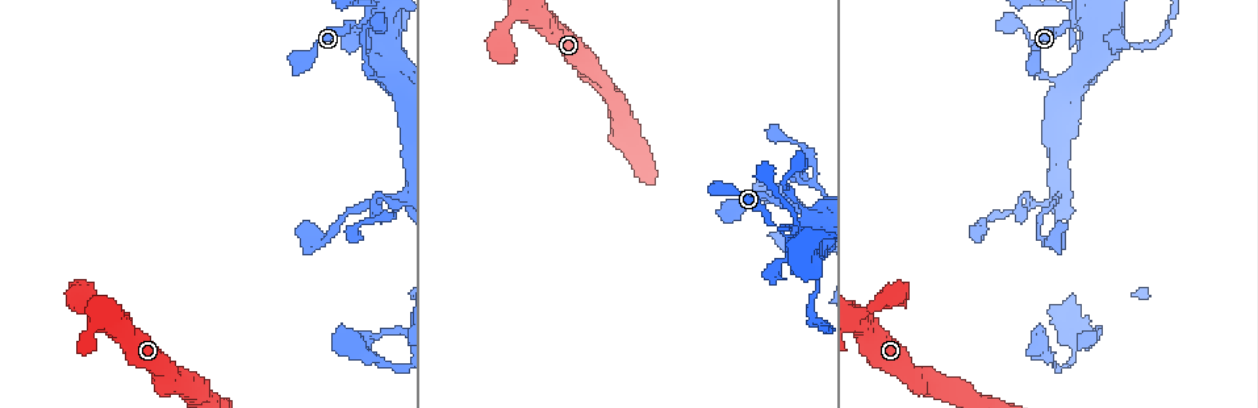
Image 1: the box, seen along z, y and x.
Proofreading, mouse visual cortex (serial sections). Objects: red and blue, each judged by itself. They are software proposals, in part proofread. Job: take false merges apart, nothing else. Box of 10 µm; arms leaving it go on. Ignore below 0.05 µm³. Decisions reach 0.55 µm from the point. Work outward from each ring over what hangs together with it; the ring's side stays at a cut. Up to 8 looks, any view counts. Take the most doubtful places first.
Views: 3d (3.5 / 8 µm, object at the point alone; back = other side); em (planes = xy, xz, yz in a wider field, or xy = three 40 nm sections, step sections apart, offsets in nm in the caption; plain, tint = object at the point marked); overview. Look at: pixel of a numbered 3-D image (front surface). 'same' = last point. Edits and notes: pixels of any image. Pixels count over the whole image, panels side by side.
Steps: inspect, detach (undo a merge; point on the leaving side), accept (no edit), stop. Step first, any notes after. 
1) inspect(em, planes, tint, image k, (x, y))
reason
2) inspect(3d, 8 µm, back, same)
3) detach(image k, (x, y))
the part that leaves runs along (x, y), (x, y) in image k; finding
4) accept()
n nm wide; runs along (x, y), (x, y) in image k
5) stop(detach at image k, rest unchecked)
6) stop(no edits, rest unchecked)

inspect(3d, 3.5 µm, image 1, (868, 311))
calibre changes

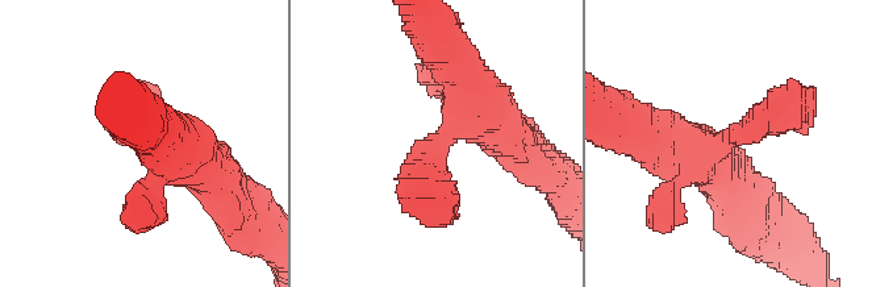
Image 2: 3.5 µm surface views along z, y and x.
inspect(em, xy, step 1, tint, image 2, (728, 136))
arms of 500, 600 nm; shape alone is not enough

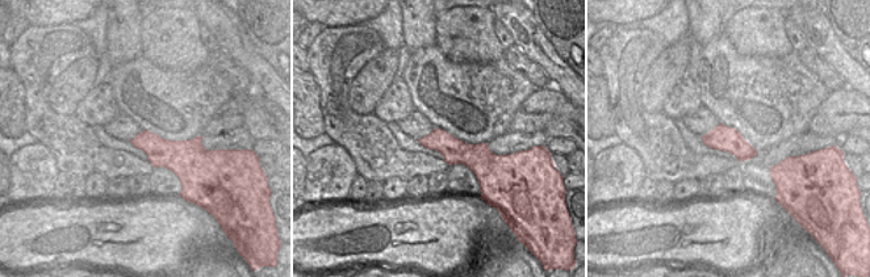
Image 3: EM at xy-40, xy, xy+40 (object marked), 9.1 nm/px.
accept()
240 nm wide; runs along (423, 141), (492, 160) in image 3; continuous, no second cell

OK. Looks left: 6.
inspect(3d, 3.5 µm, image 1, (1084, 25))
thick turns thin

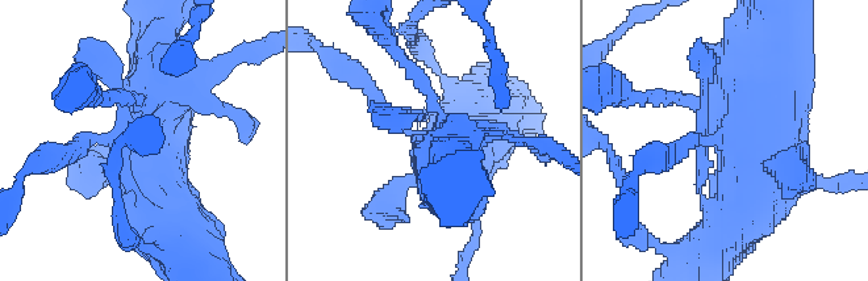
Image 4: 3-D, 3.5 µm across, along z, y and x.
inspect(em, xy, step 1, tint, image 4, (418, 142))
now the EM

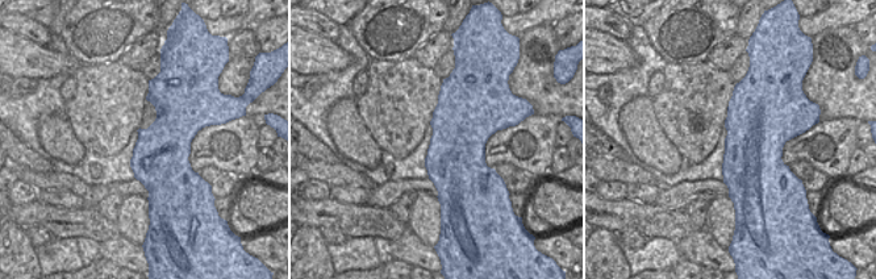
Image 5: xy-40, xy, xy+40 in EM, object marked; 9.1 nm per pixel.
accept()
runs along (82, 143), (134, 139), (175, 221) in image 4; continuous, no second cell

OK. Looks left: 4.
inspect(3d, 3.5 µm, image 1, (392, 196))
sharp bend

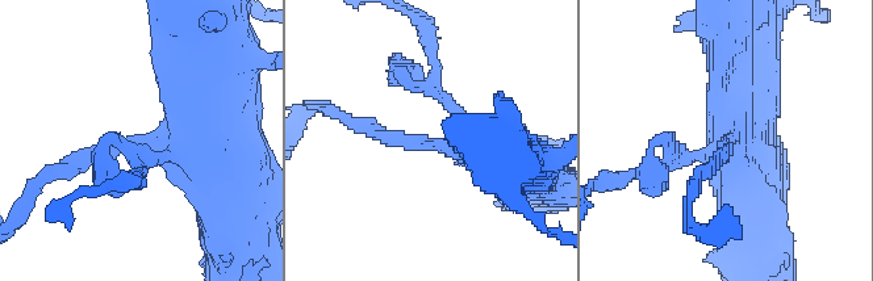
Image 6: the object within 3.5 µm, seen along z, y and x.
inspect(em, xy, step 5, tint, image 6, (724, 147))
3 arms; arms of 200, 200, 450 nm; shape alone is not enough

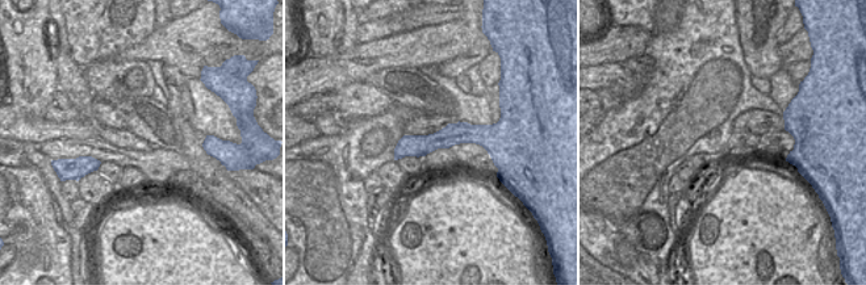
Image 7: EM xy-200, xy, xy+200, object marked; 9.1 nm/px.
accept()
runs along (488, 131), (454, 133), (397, 155) in image 7; all the same cell

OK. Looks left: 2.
stop(no edits, rest unchecked)

